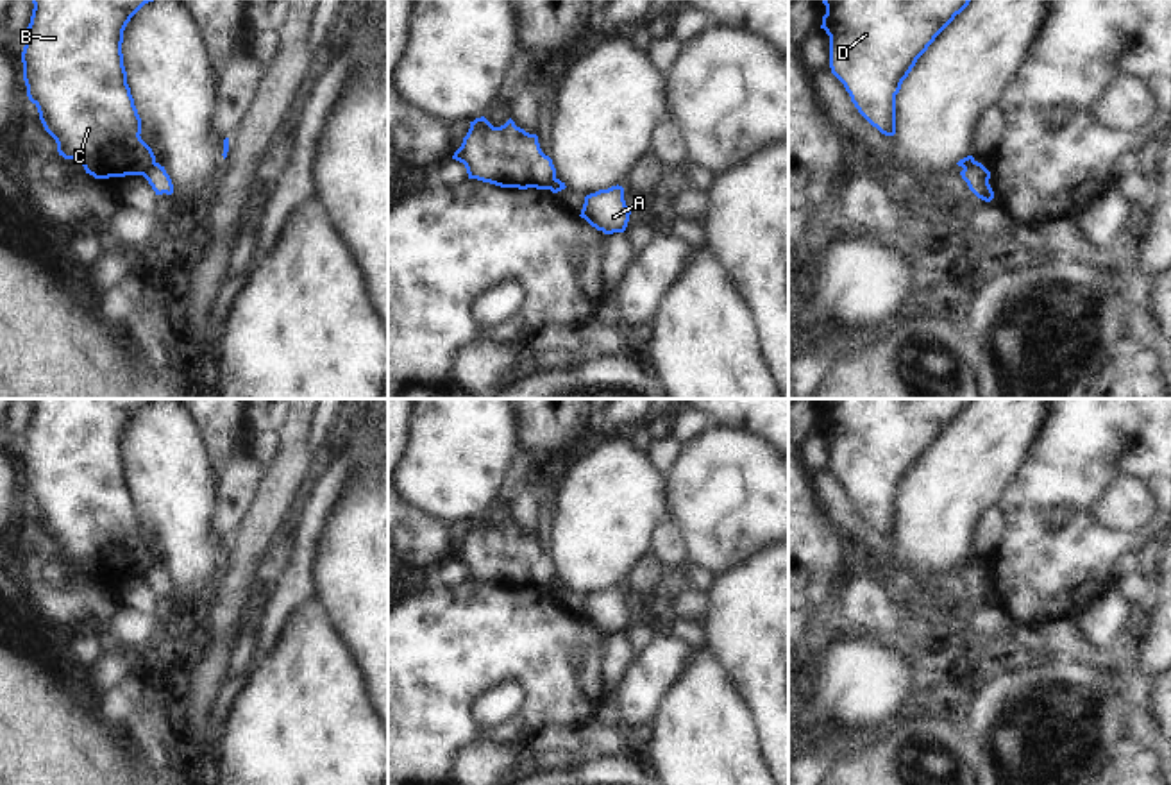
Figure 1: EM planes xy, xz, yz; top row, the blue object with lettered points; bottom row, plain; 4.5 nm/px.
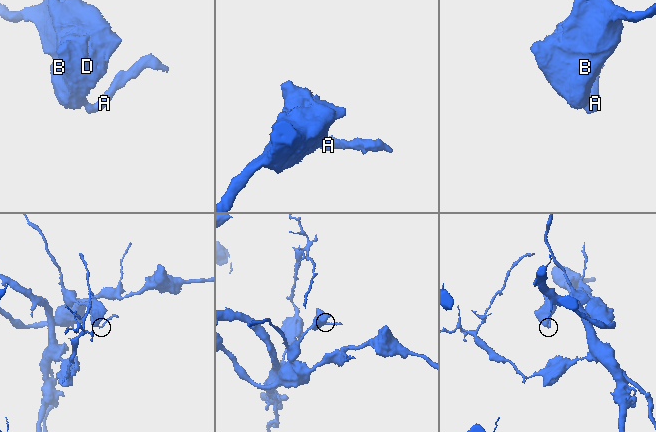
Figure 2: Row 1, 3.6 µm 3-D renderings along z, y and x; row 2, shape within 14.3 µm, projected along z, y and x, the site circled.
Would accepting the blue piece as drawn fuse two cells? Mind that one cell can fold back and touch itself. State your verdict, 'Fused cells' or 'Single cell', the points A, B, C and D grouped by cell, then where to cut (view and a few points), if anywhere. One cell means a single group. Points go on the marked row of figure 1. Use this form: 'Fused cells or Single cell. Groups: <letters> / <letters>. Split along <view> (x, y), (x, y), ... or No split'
Fused cells. Groups: A / B C D. Split along xy (154, 161), (142, 174).

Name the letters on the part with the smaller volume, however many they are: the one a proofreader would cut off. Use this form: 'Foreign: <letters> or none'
Foreign: A

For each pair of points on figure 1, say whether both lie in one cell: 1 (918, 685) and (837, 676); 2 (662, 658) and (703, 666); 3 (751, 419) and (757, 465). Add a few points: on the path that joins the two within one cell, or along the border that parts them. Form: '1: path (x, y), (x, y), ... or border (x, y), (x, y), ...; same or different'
1: path (898, 678), (857, 678); same
2: border (694, 649), (682, 675), (662, 694); different
3: border (712, 424), (755, 435), (769, 446); different

